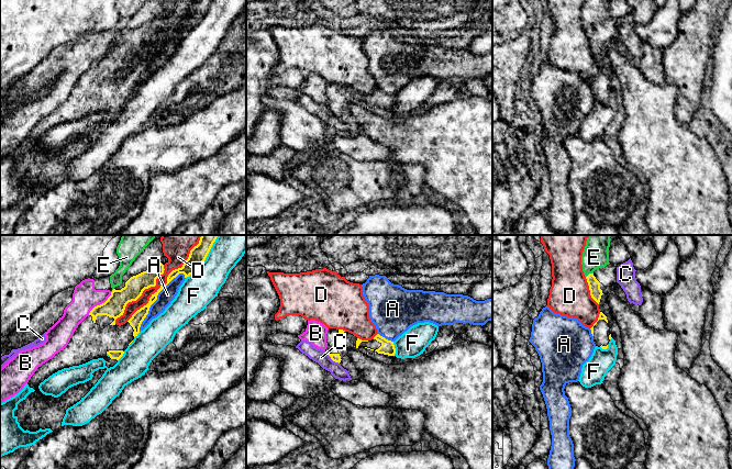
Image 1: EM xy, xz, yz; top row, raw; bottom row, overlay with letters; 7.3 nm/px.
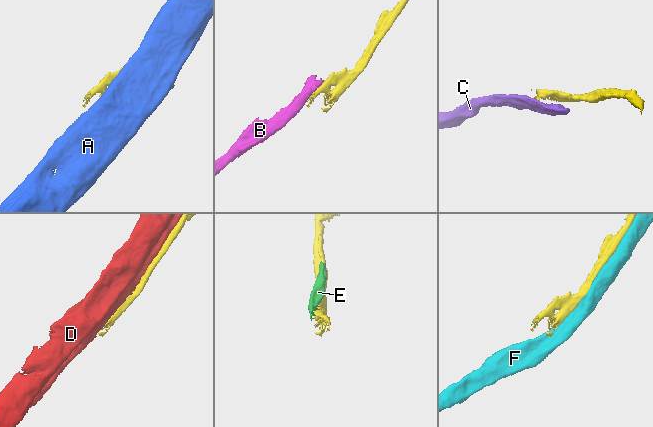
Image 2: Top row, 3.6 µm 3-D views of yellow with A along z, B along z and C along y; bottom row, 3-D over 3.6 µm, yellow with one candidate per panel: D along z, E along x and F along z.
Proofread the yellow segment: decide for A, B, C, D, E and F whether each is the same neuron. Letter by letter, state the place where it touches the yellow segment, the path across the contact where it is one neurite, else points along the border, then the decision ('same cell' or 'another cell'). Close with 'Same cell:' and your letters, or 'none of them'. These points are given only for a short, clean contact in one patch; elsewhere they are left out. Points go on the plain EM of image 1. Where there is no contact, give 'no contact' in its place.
A: contact xy (156, 53); another cell
B: contact xy (100, 58); border xy (112, 45), (103, 56), (97, 58), (88, 68); another cell
C: contact xz (332, 113); border xz (325, 105), (339, 118); another cell
D: contact xy (166, 37); another cell
E: contact yz (589, 28); border yz (592, 26), (586, 31); another cell
F: contact xy (201, 18); another cell
Same cell: none of them

